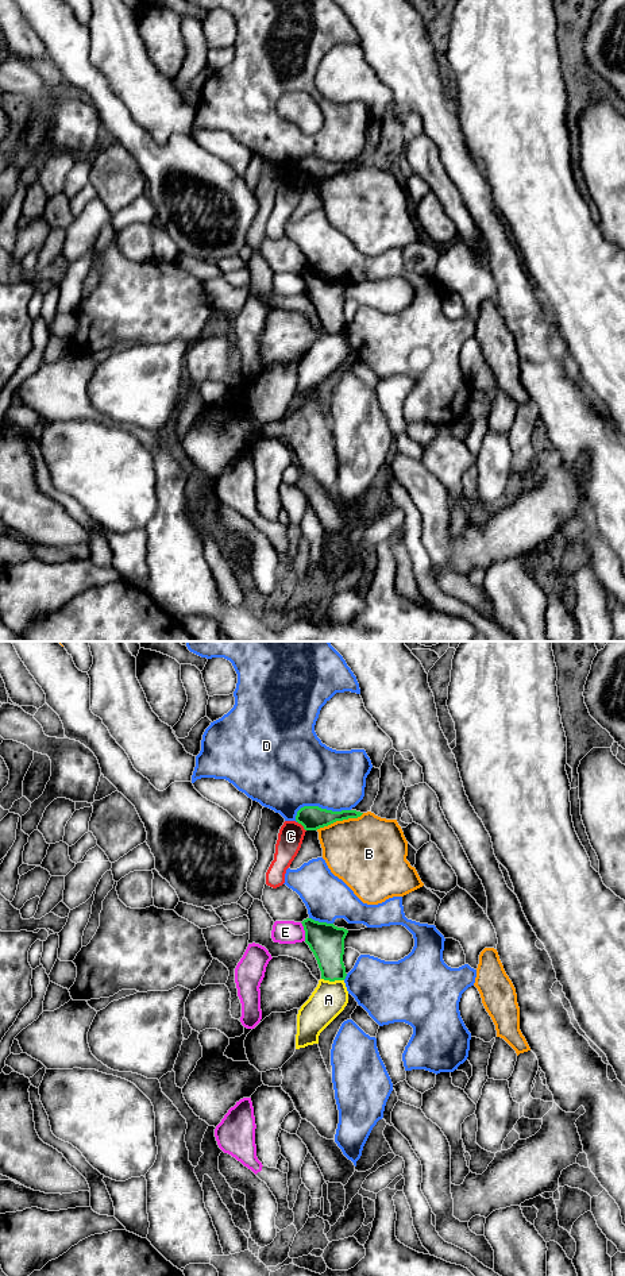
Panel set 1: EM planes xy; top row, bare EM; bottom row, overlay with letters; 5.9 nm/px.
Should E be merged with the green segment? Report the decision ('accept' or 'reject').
reject

